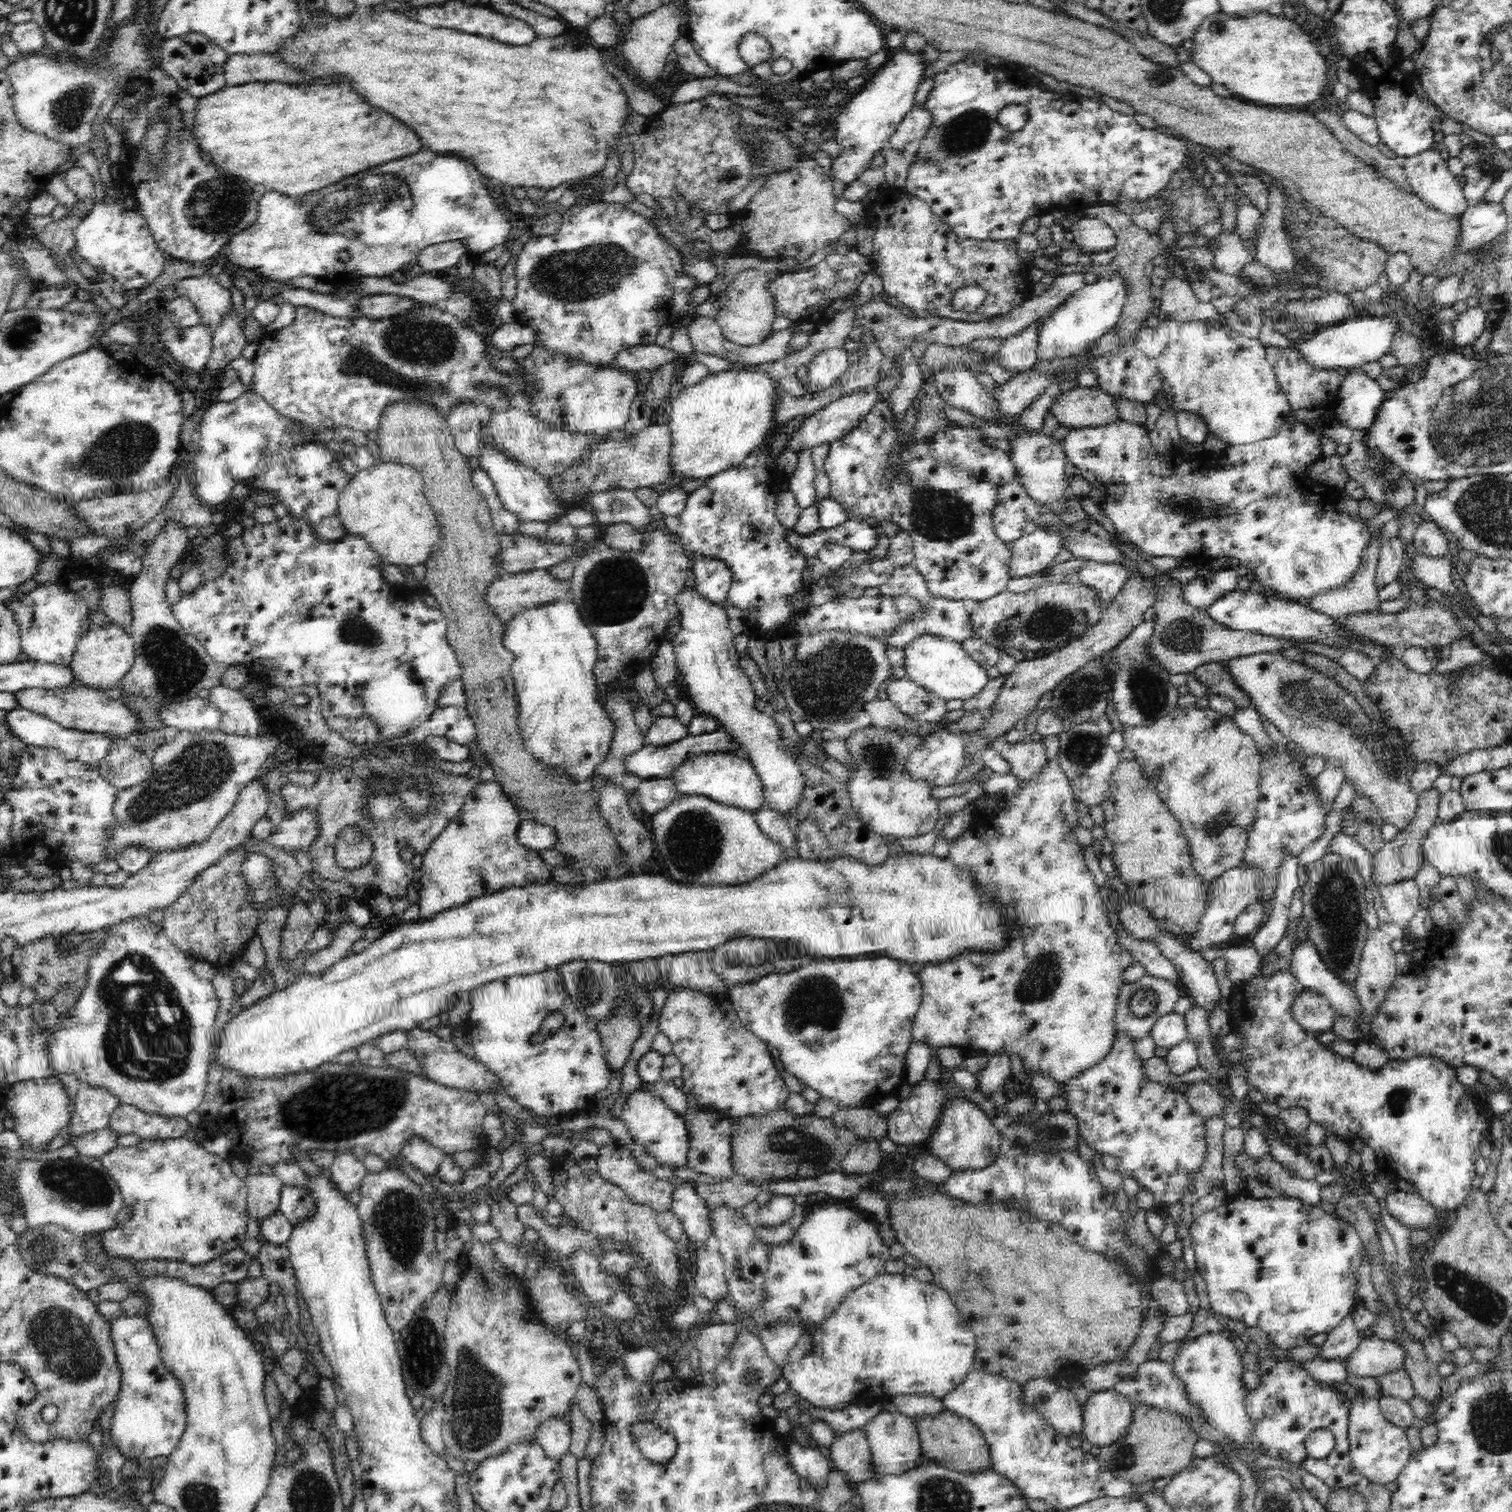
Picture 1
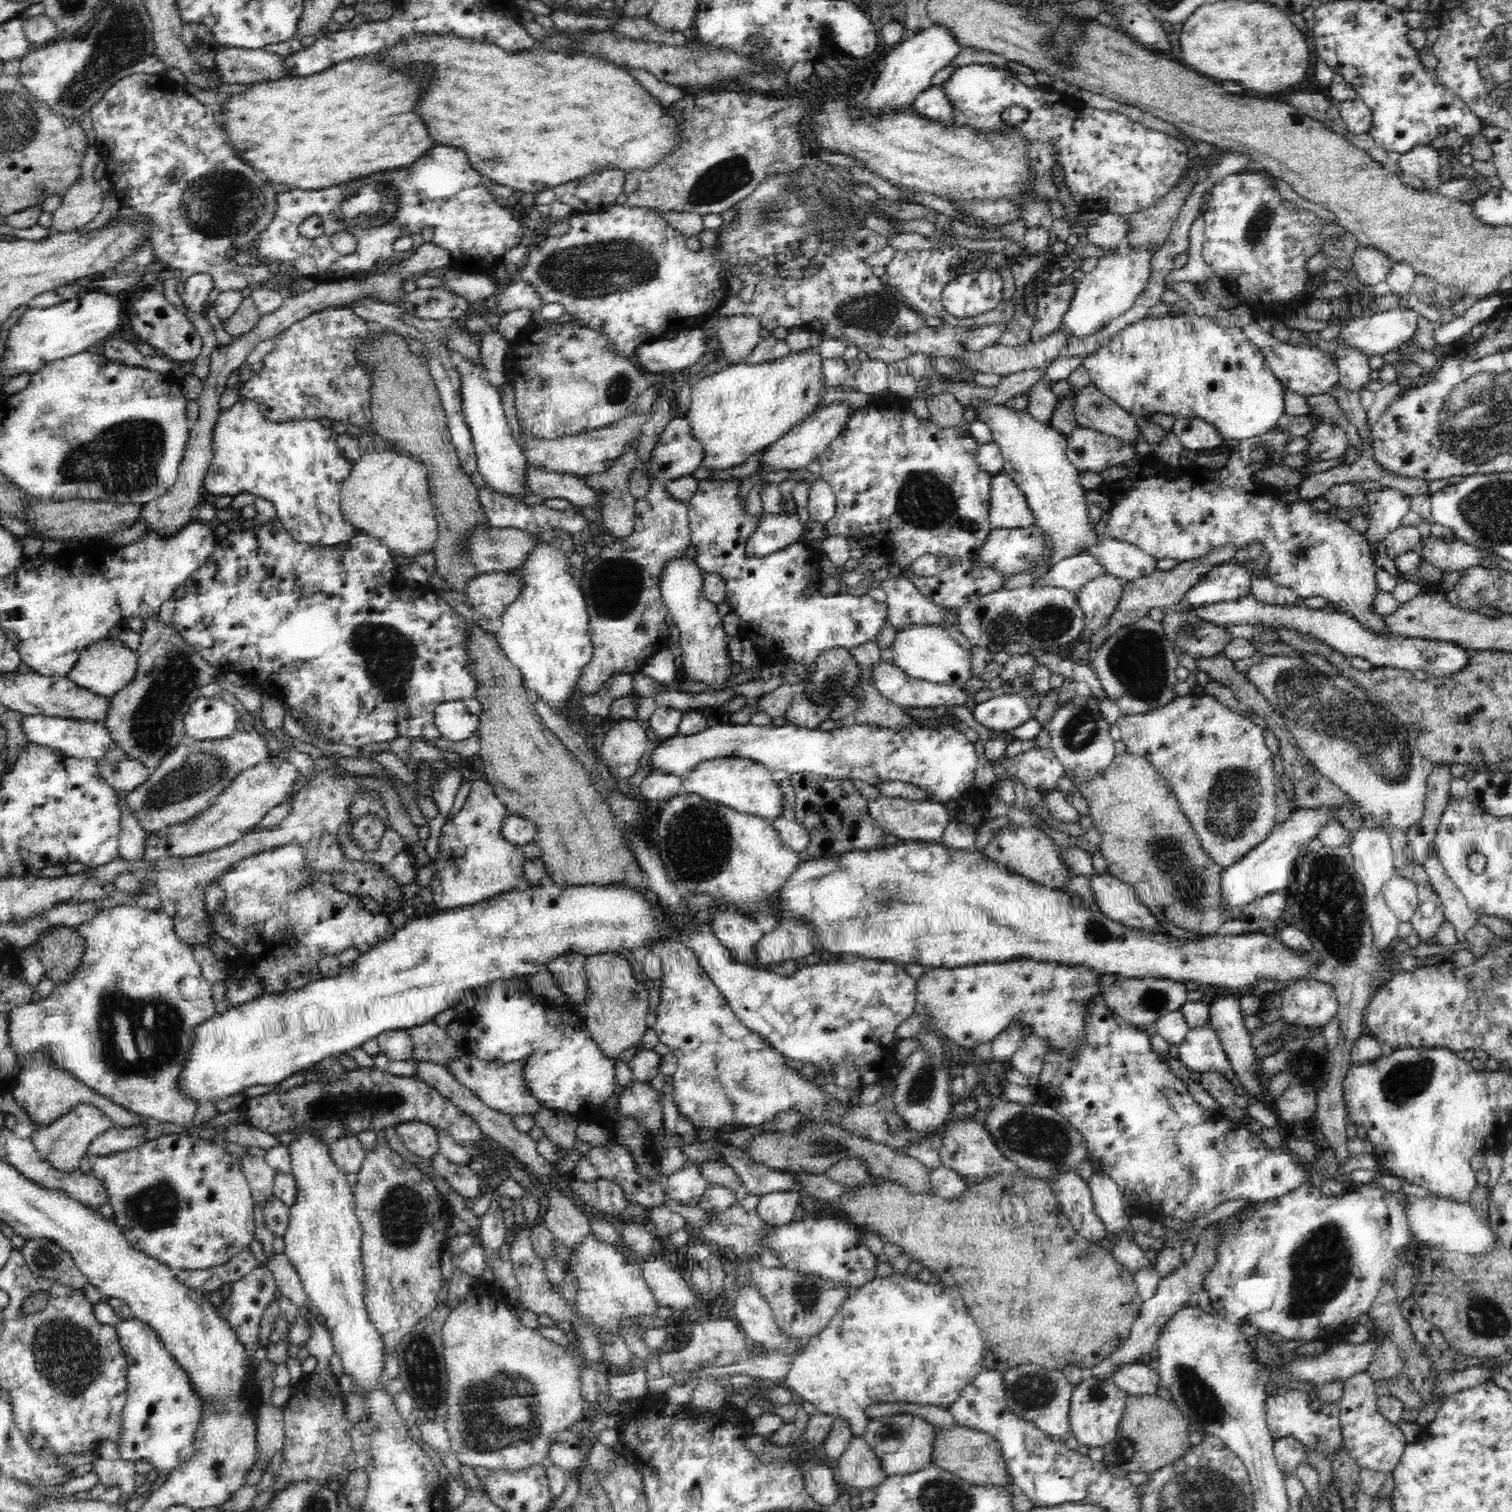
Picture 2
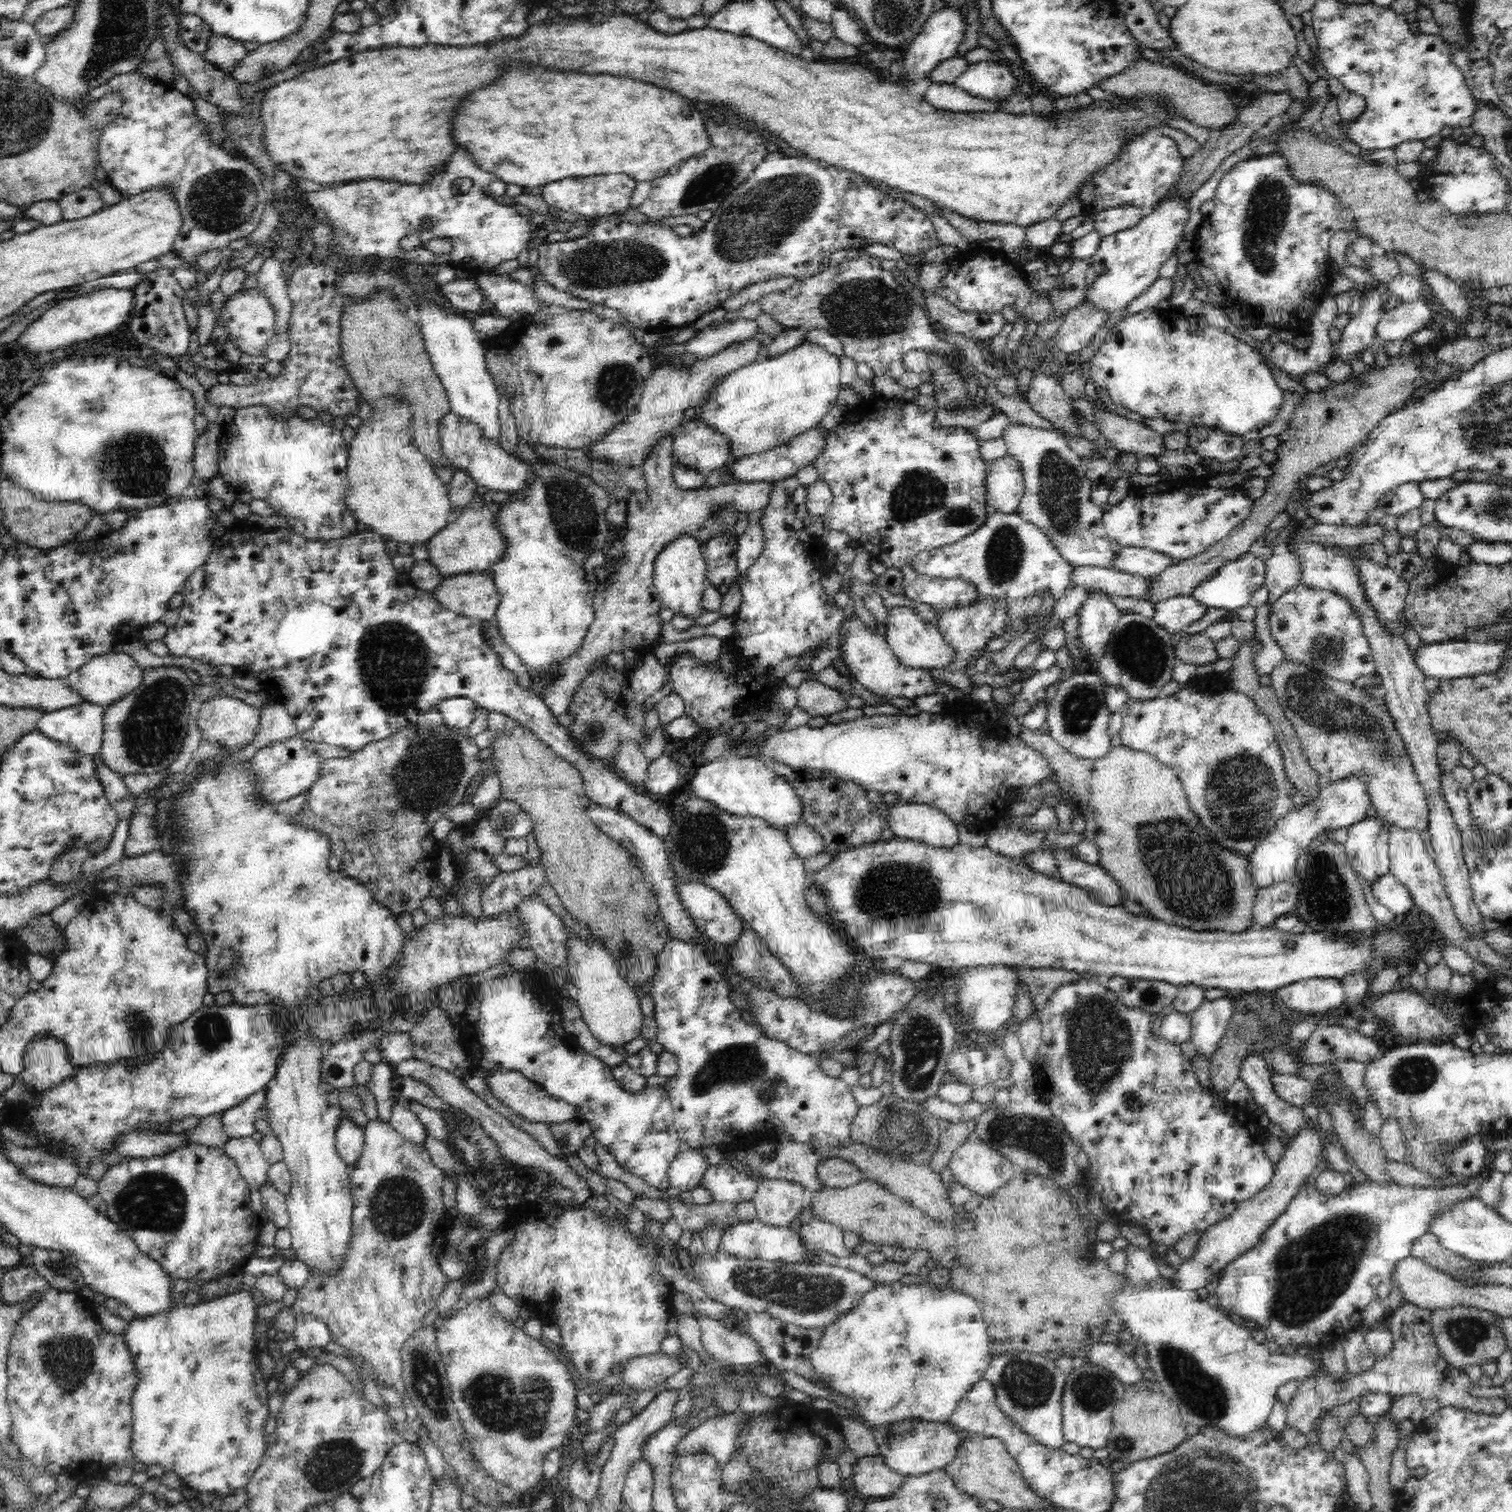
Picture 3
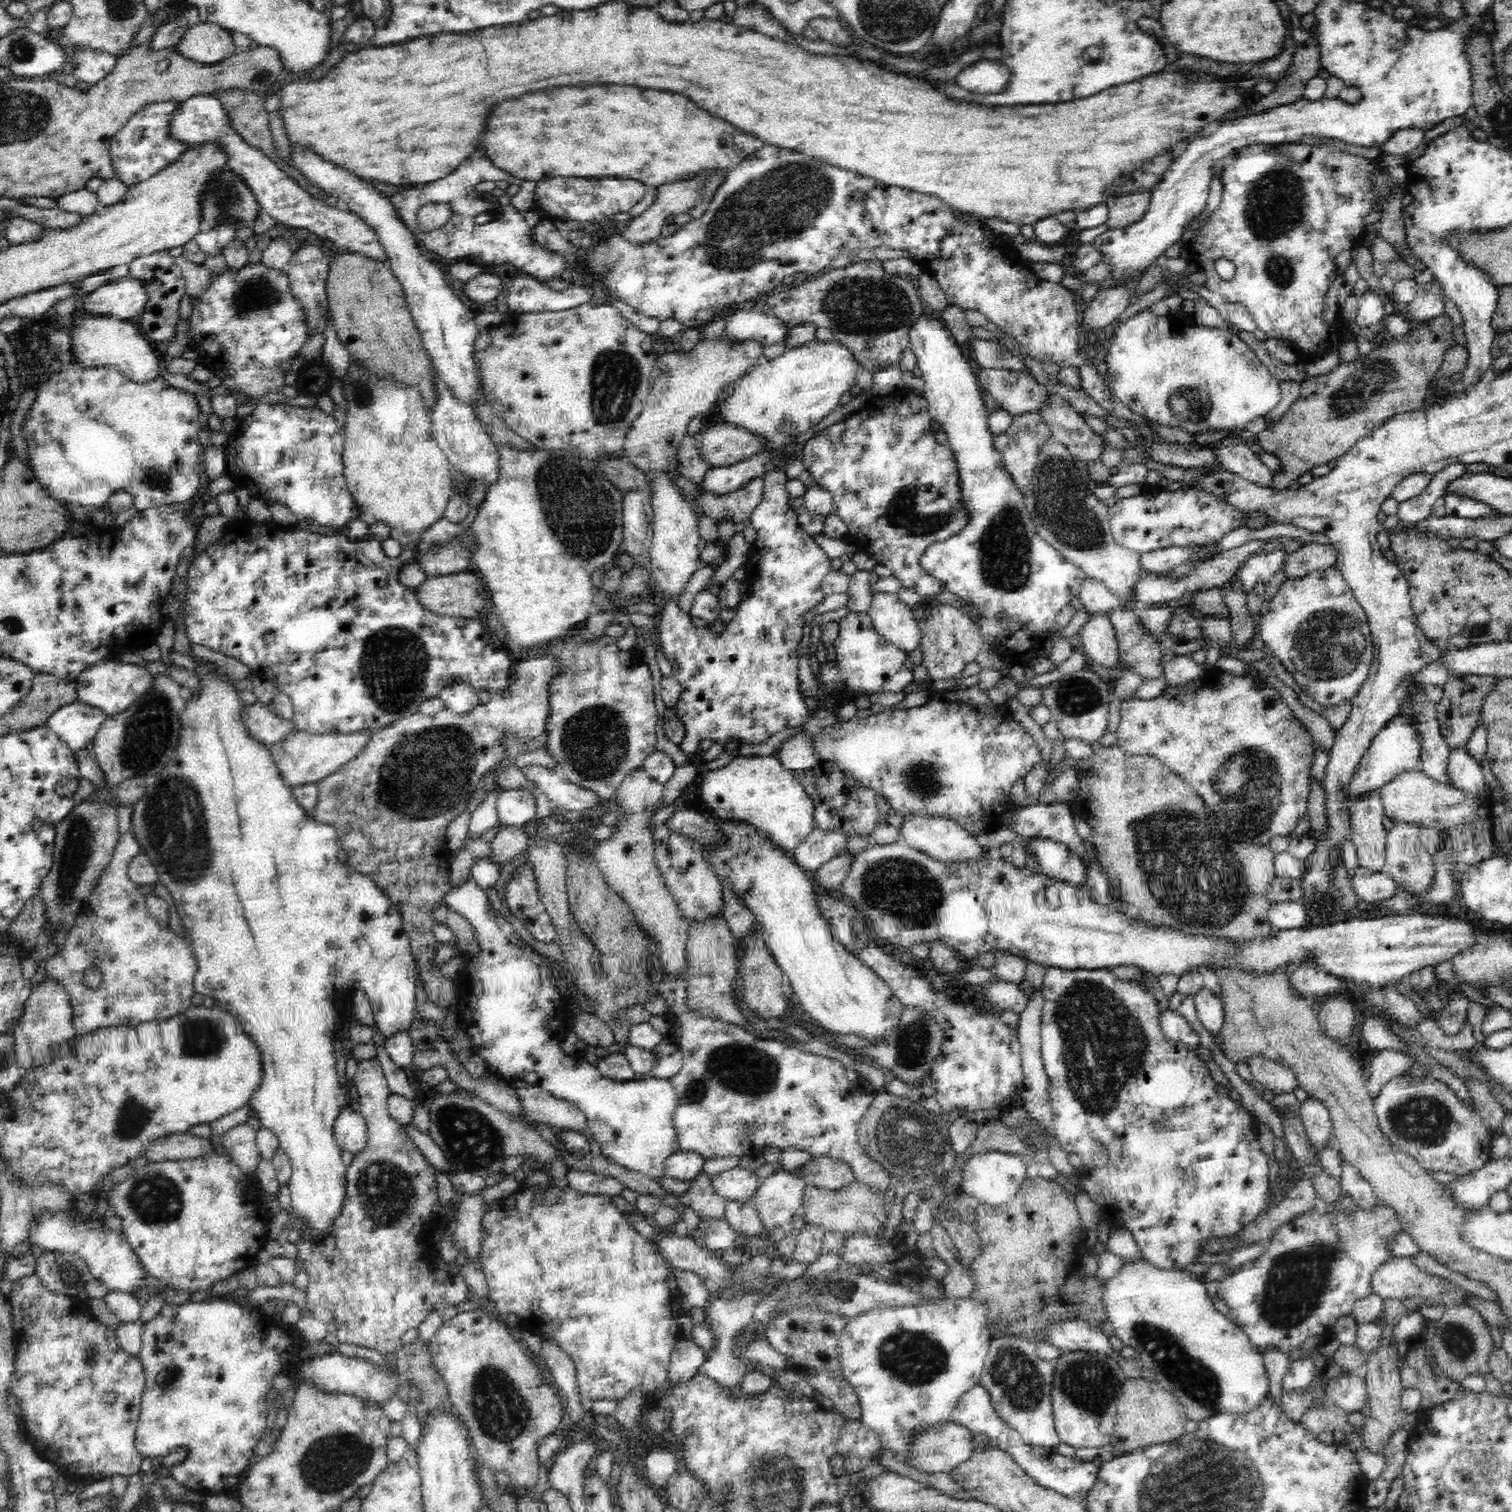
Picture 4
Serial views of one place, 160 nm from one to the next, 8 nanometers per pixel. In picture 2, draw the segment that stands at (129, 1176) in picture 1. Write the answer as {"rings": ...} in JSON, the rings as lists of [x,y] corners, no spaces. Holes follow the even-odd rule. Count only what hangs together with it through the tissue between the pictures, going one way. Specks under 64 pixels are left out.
{"rings":[[[186,1133],[163,1134],[132,1150],[95,1158],[91,1173],[106,1187],[107,1202],[114,1209],[114,1223],[123,1229],[130,1245],[167,1264],[173,1272],[226,1264],[249,1248],[256,1236],[255,1202],[249,1182],[242,1172],[240,1159],[234,1158],[222,1145]]]}

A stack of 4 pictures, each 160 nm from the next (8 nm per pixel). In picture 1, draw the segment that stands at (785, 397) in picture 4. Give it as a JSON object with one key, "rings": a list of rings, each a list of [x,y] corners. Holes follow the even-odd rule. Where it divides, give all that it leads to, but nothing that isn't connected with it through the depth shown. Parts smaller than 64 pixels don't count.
{"rings":[[[725,370],[722,372],[710,373],[705,380],[698,382],[695,386],[685,387],[676,398],[670,398],[666,407],[669,408],[670,421],[666,424],[670,429],[670,475],[671,468],[674,468],[674,476],[681,478],[712,478],[715,474],[728,470],[730,467],[736,467],[742,464],[742,461],[754,450],[758,445],[762,444],[762,439],[766,438],[766,430],[770,430],[772,426],[776,427],[774,422],[774,407],[777,406],[777,401],[781,396],[781,391],[784,390],[776,379],[770,378],[770,375],[764,371],[758,370]]]}

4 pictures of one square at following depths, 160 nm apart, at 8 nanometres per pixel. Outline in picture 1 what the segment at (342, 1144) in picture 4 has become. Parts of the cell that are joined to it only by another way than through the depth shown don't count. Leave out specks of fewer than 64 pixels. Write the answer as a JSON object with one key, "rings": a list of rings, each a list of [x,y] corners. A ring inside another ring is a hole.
{"rings":[[[354,1153],[334,1155],[332,1165],[327,1169],[330,1179],[344,1194],[360,1188],[363,1176],[367,1173],[364,1163]]]}

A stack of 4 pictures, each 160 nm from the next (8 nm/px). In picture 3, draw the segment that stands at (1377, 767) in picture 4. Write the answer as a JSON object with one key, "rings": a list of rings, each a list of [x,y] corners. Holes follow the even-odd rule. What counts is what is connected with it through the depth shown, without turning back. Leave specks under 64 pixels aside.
{"rings":[[[1345,778],[1326,786],[1320,797],[1312,803],[1306,803],[1300,810],[1292,810],[1276,822],[1268,836],[1248,855],[1250,881],[1258,888],[1272,886],[1285,880],[1291,880],[1296,870],[1300,852],[1307,848],[1322,831],[1347,829],[1355,822],[1366,817],[1371,808],[1371,799],[1367,795],[1366,781],[1362,778]]]}

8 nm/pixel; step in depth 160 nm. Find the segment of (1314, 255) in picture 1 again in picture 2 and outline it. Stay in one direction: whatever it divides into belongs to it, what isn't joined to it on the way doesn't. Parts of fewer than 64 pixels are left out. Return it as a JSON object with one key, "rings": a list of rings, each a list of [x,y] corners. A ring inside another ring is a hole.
{"rings":[[[1359,246],[1354,251],[1352,264],[1360,283],[1367,285],[1371,290],[1387,278],[1395,263],[1380,250]]]}

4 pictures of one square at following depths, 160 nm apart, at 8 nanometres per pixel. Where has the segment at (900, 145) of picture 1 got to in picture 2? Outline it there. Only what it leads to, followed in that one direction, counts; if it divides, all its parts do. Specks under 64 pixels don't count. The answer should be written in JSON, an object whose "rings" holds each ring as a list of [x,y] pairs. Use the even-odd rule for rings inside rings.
{"rings":[[[931,84],[914,99],[912,107],[918,116],[930,118],[930,120],[942,120],[944,123],[951,122],[950,97],[946,97],[946,91],[942,85]]]}

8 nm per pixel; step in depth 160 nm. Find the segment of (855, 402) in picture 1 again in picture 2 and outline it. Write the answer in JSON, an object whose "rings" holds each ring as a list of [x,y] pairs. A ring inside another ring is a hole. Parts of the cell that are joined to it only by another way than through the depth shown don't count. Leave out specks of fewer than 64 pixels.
{"rings":[[[836,403],[818,409],[804,422],[794,426],[790,432],[763,450],[759,456],[759,468],[768,472],[804,469],[808,463],[817,460],[829,444],[842,434],[849,420],[849,414],[853,412],[854,410],[851,410],[849,406]]]}

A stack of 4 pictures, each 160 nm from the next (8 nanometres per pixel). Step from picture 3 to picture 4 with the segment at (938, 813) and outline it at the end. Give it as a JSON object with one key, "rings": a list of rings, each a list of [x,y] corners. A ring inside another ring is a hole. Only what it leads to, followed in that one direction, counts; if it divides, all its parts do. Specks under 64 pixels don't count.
{"rings":[[[908,814],[904,818],[900,832],[908,846],[914,847],[914,850],[921,850],[924,854],[930,855],[930,858],[940,862],[960,863],[962,861],[962,863],[966,863],[968,859],[975,860],[987,854],[986,850],[976,841],[976,836],[972,836],[953,820],[942,816]]]}

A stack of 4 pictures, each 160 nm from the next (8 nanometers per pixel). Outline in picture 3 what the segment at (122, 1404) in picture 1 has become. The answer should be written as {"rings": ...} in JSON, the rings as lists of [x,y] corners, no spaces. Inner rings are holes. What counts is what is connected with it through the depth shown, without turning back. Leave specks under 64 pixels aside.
{"rings":[[[252,1278],[245,1284],[245,1288],[226,1296],[214,1297],[213,1299],[202,1301],[196,1299],[187,1299],[178,1305],[174,1305],[169,1311],[154,1314],[146,1319],[135,1318],[129,1322],[123,1337],[127,1349],[134,1359],[134,1368],[138,1375],[138,1384],[134,1388],[134,1394],[131,1395],[131,1452],[138,1463],[160,1464],[165,1471],[172,1471],[182,1478],[188,1491],[196,1493],[198,1491],[215,1492],[220,1497],[228,1496],[240,1488],[246,1487],[252,1478],[254,1471],[261,1463],[265,1451],[264,1442],[264,1424],[269,1416],[269,1406],[267,1401],[269,1397],[266,1391],[267,1380],[262,1377],[259,1363],[256,1360],[258,1351],[254,1341],[254,1326],[257,1323],[257,1306],[253,1297],[256,1291]]]}

